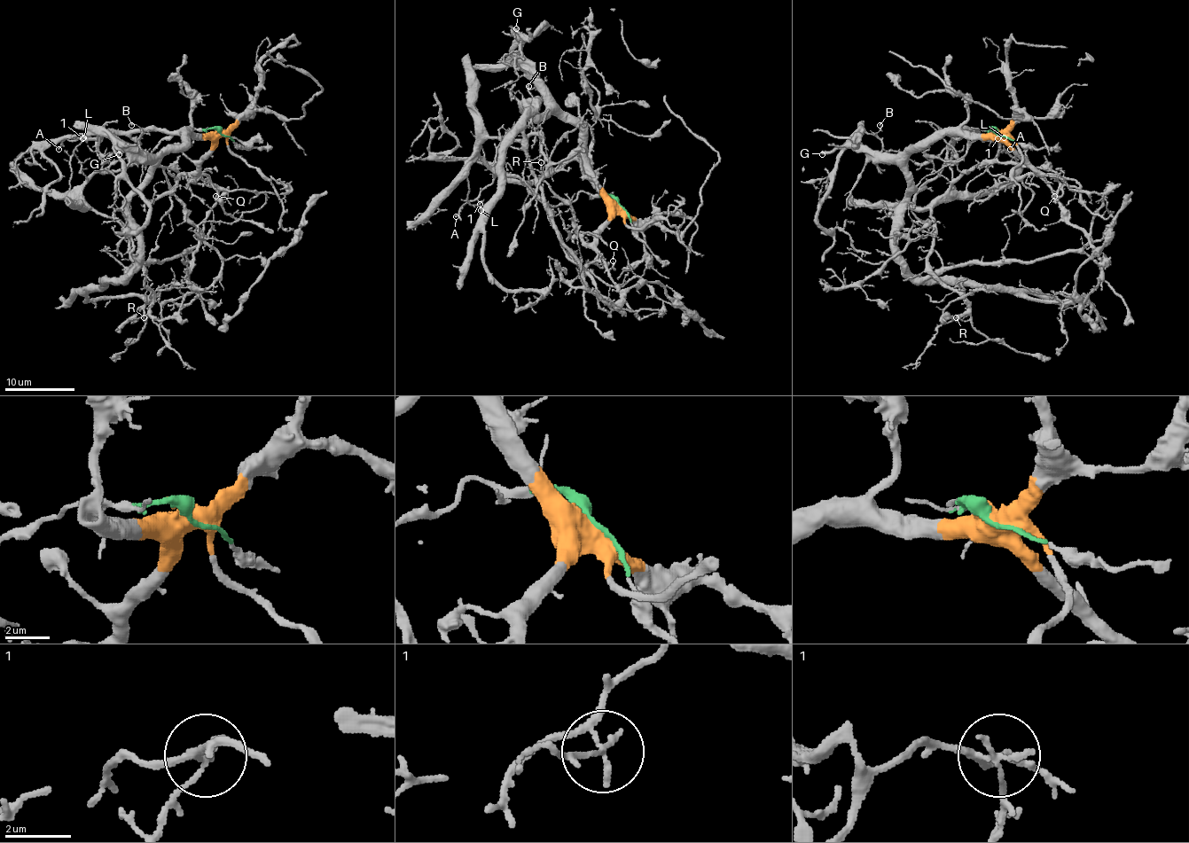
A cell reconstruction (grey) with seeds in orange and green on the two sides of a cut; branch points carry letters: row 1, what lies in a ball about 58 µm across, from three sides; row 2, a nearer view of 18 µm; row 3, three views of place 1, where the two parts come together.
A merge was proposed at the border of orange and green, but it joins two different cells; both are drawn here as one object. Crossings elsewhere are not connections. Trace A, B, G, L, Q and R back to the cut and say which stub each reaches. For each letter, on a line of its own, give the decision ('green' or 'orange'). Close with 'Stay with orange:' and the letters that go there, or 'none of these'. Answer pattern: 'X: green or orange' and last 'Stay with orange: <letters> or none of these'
A: orange
B: orange
G: orange
L: orange
Q: orange
R: green
Stay with orange: A, B, G, L, Q

